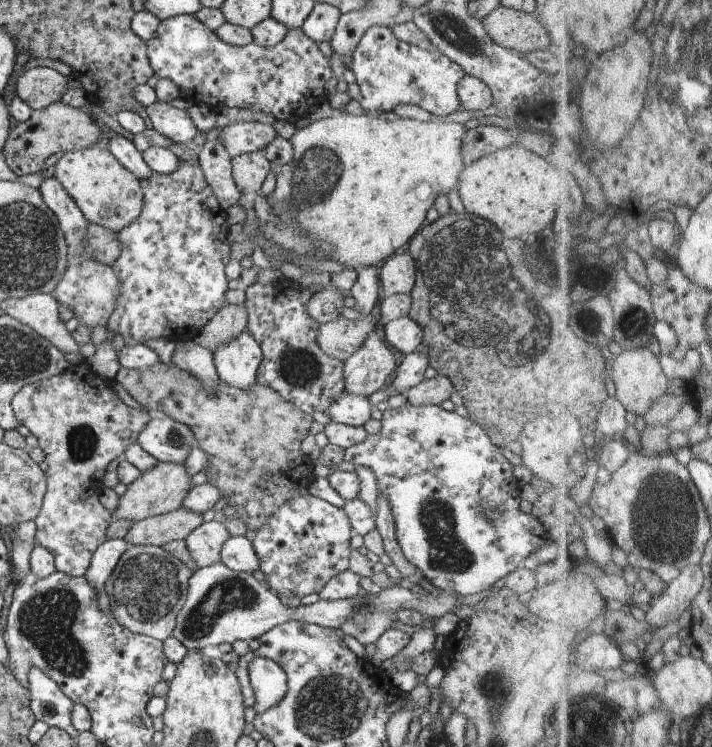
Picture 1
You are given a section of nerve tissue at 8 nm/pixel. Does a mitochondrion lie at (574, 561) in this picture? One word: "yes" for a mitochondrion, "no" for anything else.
no

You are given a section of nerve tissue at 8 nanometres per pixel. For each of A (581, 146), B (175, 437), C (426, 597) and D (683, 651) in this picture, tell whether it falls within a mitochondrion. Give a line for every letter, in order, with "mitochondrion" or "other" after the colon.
A: other
B: mitochondrion
C: other
D: other

